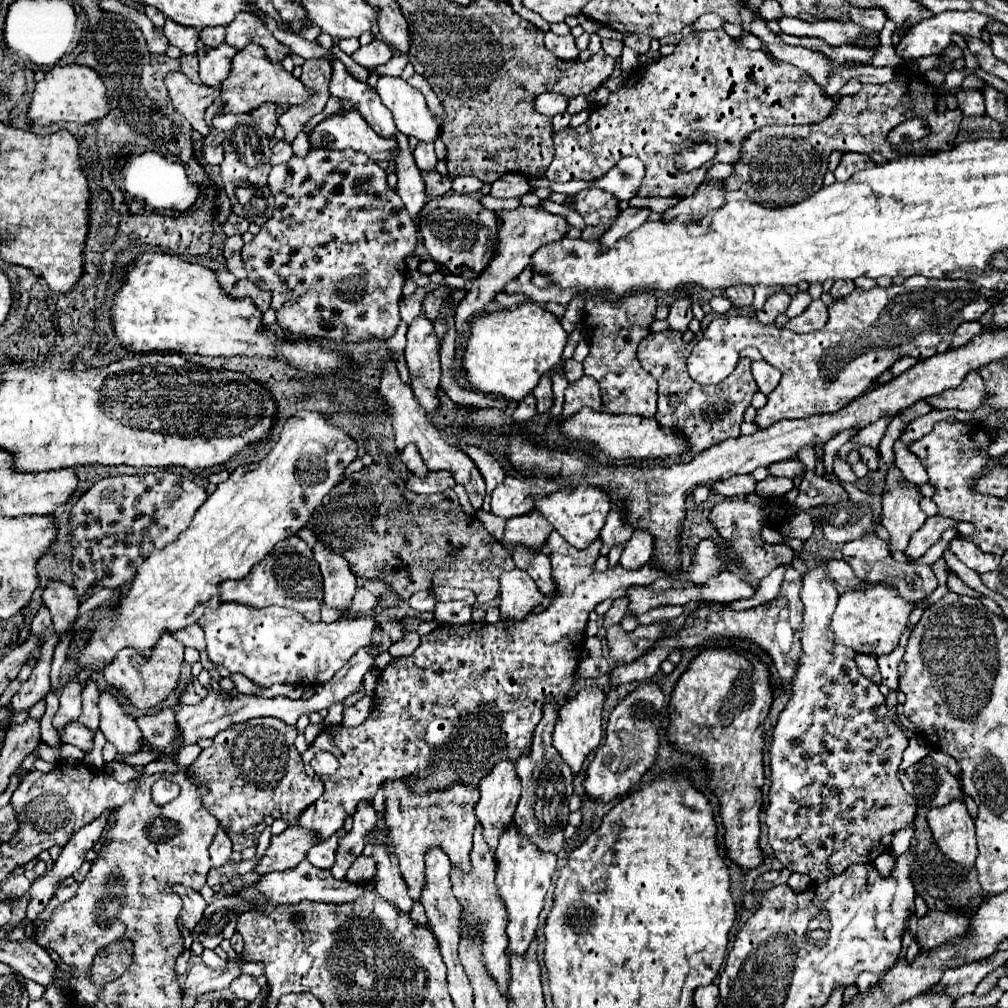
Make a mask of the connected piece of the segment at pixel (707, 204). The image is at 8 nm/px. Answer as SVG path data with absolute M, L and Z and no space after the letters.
M710 182L710 184L700 184L698 192L694 192L694 196L682 198L674 208L666 210L662 216L662 222L670 222L672 218L684 216L690 222L692 220L700 220L702 216L718 210L724 204L724 196L726 192L720 188L720 182Z

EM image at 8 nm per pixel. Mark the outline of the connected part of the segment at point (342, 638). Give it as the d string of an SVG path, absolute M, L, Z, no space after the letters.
M224 602L216 610L206 610L198 624L206 634L206 652L214 664L230 672L240 672L256 686L268 688L276 682L318 686L332 680L360 646L370 644L376 620L366 616L348 620L344 616L332 624L312 624L302 614L288 608L270 606L258 610L238 602Z

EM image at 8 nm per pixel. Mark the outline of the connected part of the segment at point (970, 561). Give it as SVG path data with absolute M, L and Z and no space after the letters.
M954 538L950 542L950 550L968 566L972 568L974 572L978 574L984 574L984 572L992 572L1000 566L1000 556L994 556L994 554L984 554L980 552L978 546L970 544L968 540L962 540L962 538Z

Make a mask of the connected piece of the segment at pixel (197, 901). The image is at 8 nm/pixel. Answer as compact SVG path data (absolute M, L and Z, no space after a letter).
M174 886L174 892L178 892L178 896L182 898L182 904L184 904L180 918L184 920L184 926L192 932L194 926L202 920L206 902L196 890L190 890L190 888L184 888L184 886Z

